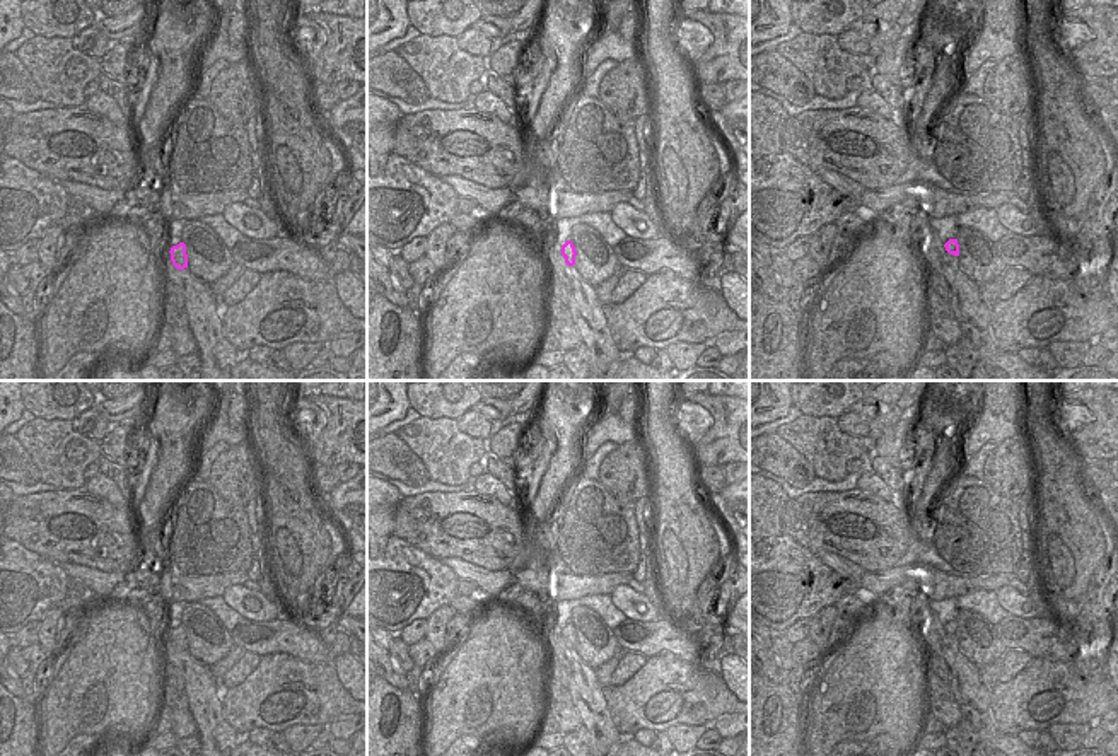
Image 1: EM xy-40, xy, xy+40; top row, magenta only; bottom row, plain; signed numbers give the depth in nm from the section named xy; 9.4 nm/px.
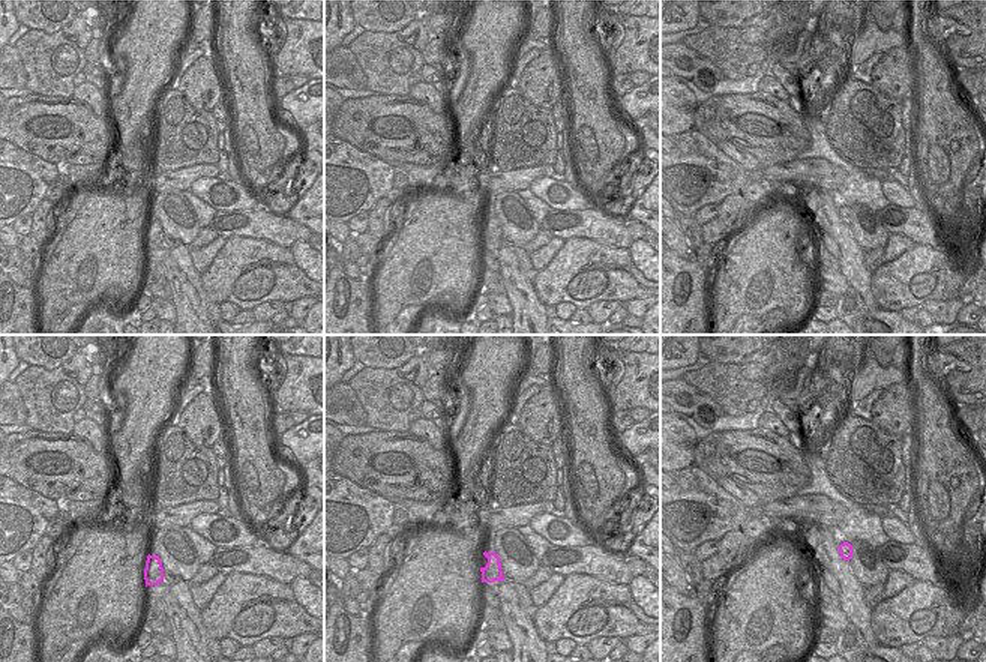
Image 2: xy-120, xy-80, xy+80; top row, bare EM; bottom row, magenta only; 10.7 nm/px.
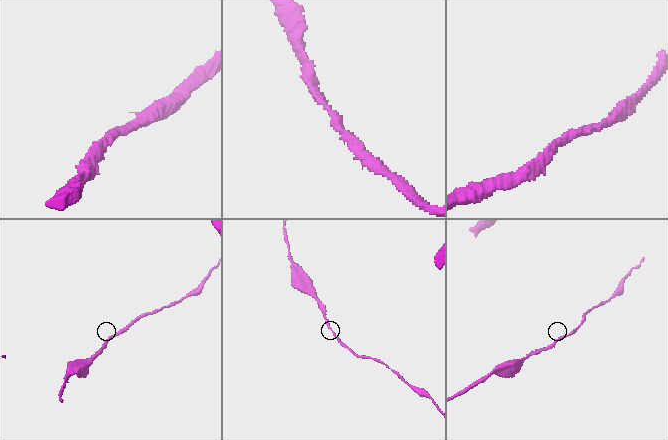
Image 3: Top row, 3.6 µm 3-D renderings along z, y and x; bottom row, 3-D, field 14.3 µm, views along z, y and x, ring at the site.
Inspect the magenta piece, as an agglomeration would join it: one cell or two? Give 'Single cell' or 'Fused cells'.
Single cell

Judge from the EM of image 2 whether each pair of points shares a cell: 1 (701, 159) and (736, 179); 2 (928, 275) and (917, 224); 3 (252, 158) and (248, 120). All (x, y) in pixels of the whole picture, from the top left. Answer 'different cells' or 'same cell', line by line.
1: same cell
2: different cells
3: same cell

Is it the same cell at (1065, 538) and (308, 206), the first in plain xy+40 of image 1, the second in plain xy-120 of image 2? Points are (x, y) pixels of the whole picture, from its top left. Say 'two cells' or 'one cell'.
two cells

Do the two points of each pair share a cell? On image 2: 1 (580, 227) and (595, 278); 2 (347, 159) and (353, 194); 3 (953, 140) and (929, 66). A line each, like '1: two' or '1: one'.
1: two
2: one
3: one

